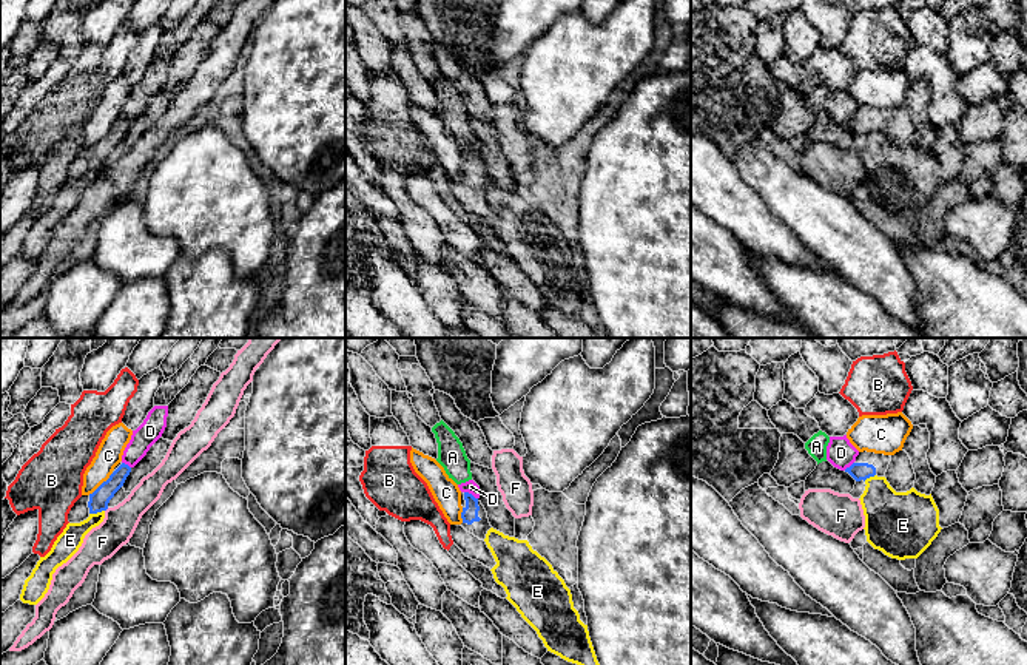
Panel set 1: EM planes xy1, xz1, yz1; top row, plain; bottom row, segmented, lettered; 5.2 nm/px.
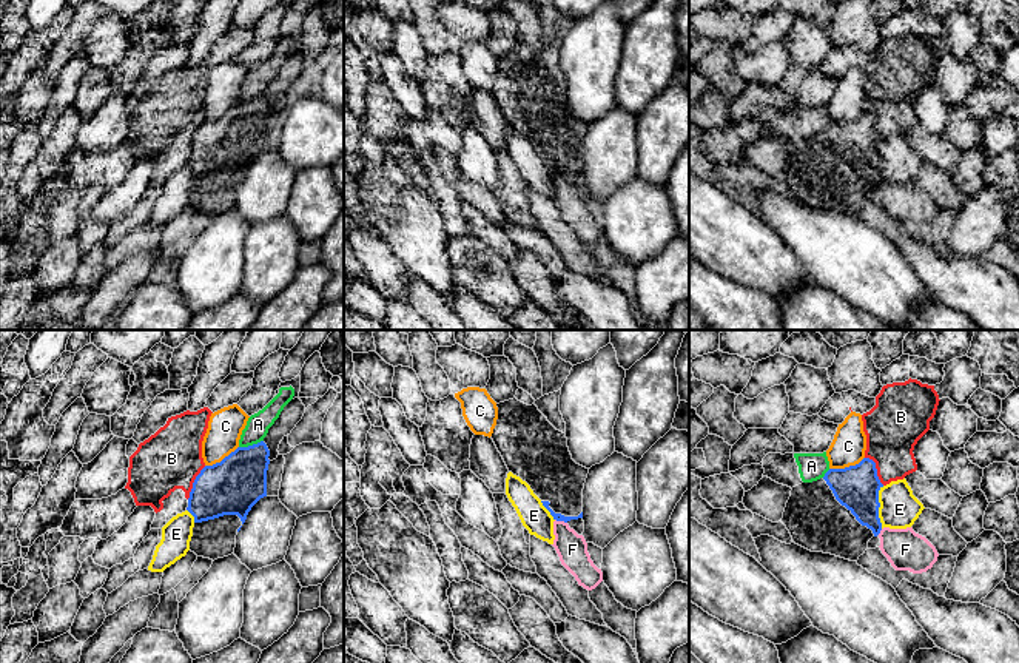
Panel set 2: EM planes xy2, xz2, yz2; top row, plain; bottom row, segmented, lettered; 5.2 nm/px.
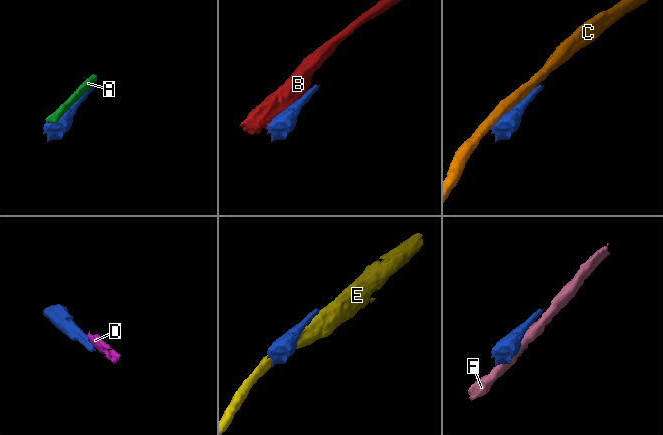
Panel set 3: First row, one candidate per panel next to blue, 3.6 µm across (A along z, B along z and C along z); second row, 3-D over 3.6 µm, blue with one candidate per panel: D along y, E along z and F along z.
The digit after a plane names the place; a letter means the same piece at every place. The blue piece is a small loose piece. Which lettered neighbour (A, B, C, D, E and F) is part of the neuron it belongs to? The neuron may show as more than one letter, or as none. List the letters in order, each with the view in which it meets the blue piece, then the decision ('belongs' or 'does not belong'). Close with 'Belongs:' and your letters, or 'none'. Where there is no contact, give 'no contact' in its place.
A: xy2 | does not belong
B: xy2 | does not belong
C: yz2 | does not belong
D: xz1 | does not belong
E: yz2 | does not belong
F: xz2 | does not belong
Belongs: none

